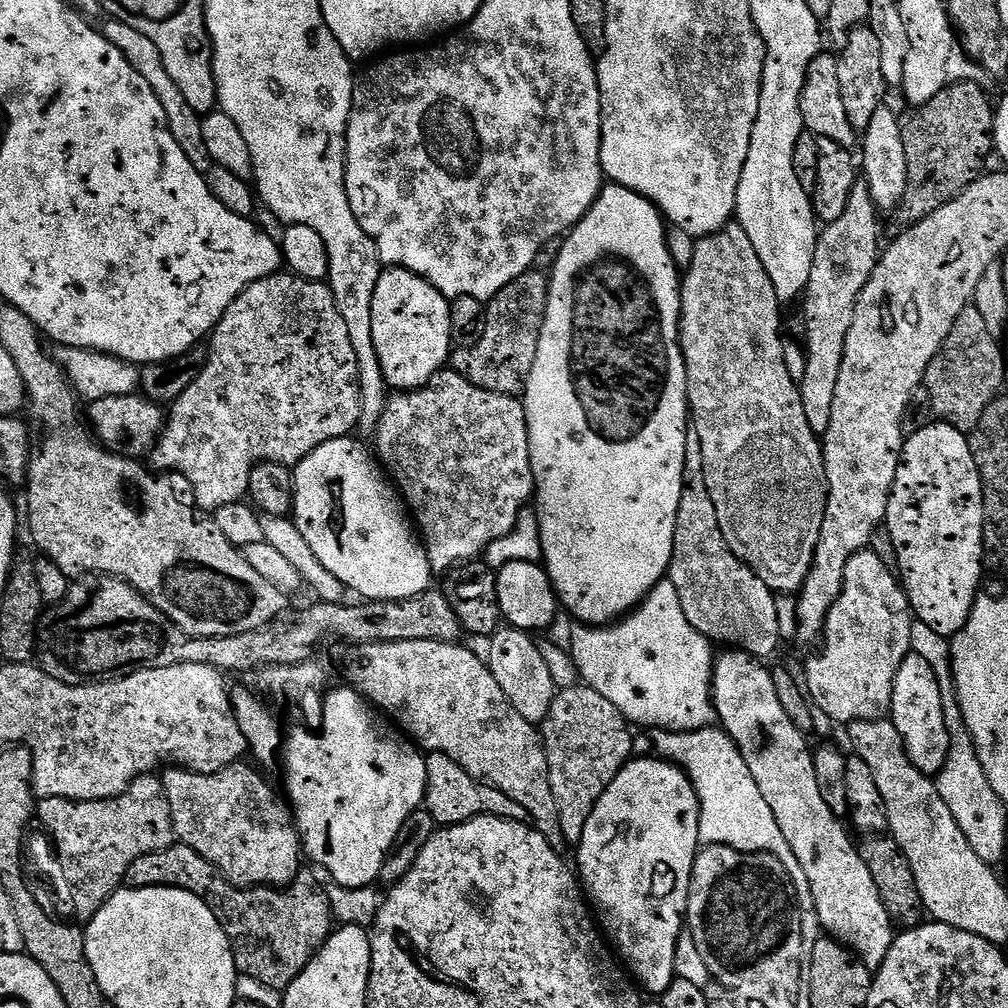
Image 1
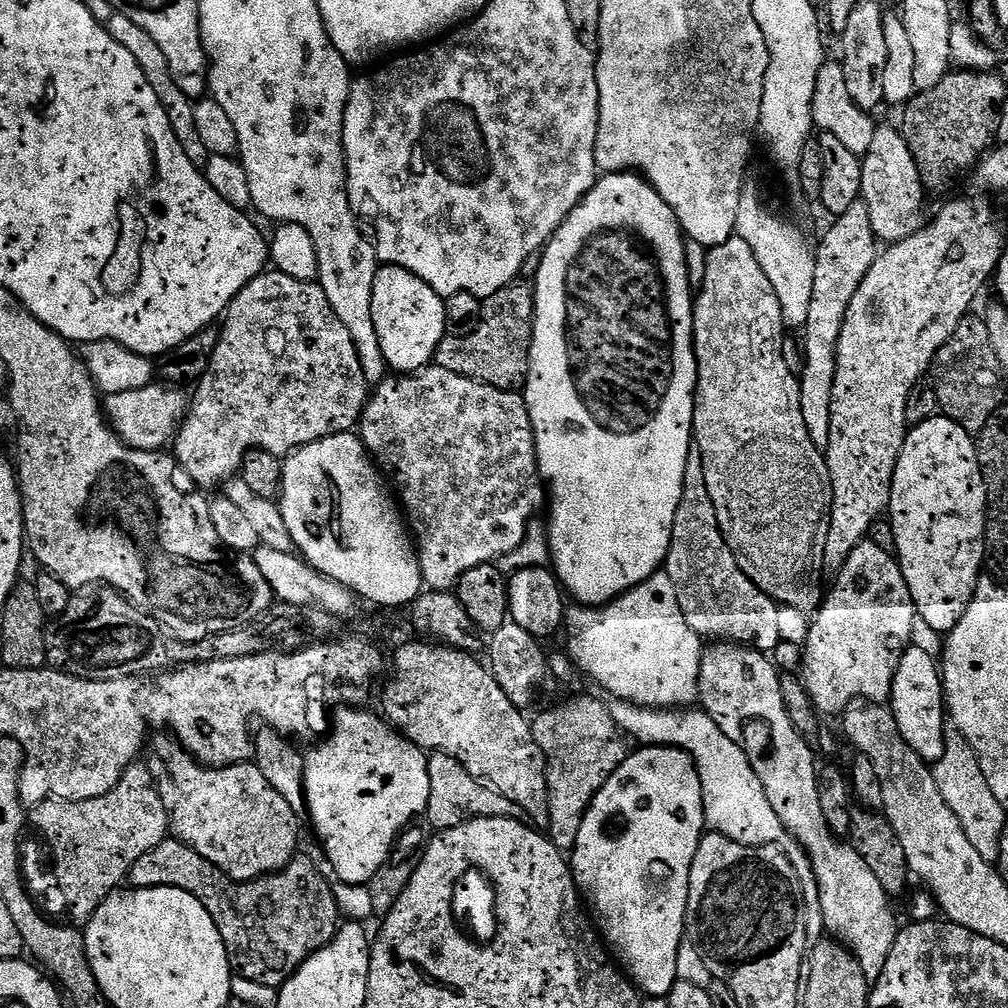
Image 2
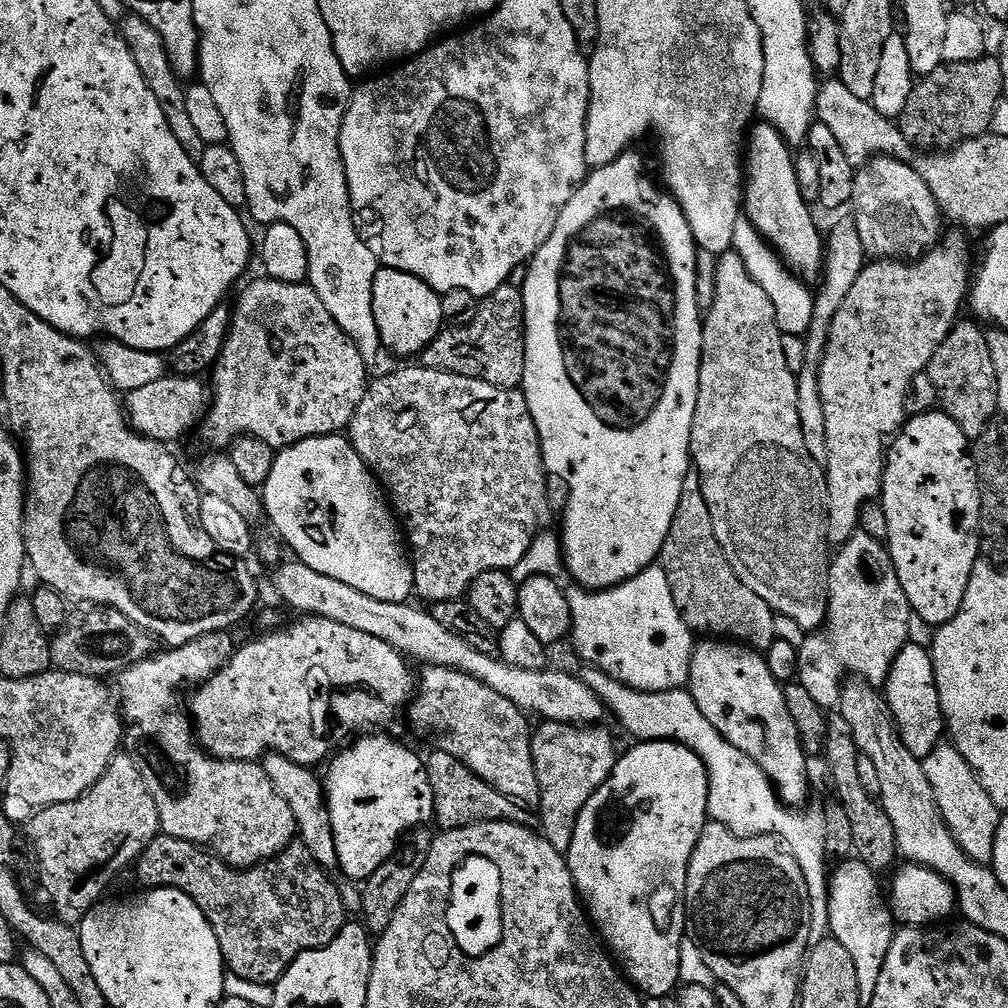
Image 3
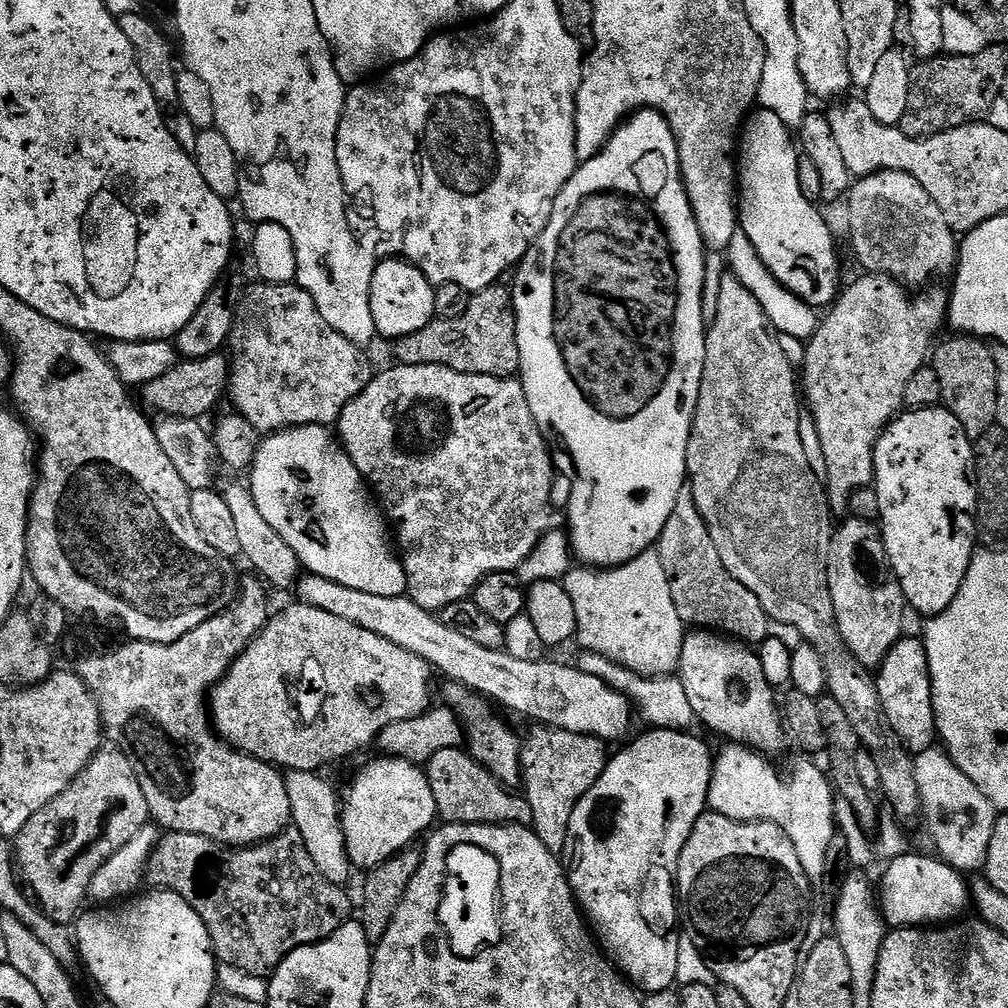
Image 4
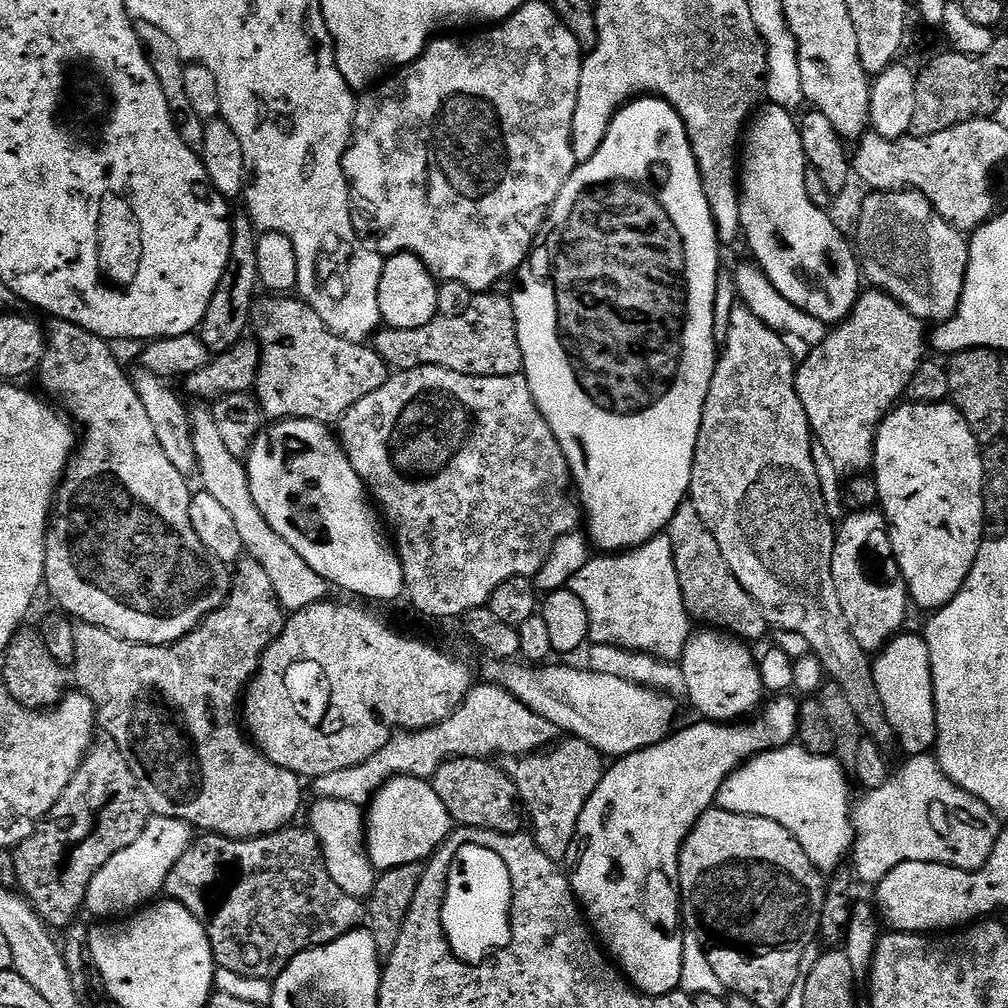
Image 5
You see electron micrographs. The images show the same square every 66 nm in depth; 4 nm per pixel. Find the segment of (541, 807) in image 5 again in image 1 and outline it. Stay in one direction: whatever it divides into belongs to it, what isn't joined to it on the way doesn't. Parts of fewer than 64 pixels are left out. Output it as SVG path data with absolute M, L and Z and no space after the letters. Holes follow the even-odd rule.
M577 686L555 693L549 714L542 723L542 739L565 845L579 845L582 830L598 798L602 798L606 786L633 759L631 731L618 707L602 698L597 690Z

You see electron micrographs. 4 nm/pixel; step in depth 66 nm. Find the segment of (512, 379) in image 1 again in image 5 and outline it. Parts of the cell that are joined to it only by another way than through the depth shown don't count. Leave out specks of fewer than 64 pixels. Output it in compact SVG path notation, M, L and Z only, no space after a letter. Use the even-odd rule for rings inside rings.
M496 294L473 295L470 310L466 310L466 314L458 314L458 318L446 318L438 314L426 322L426 326L418 326L414 330L381 327L374 336L376 353L383 358L389 369L396 372L409 372L415 368L445 368L467 376L519 376L524 367L524 359L516 333L514 306L507 295L492 295Z

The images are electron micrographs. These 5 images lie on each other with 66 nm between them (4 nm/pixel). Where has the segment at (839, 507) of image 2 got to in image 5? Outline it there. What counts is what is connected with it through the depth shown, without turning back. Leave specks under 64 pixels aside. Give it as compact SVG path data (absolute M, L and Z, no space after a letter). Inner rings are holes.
M864 290L848 319L841 320L828 337L811 352L796 370L796 393L808 415L815 443L826 446L830 462L842 474L864 474L873 467L876 432L885 415L905 399L908 384L925 363L926 324L905 310L892 296L879 290Z

